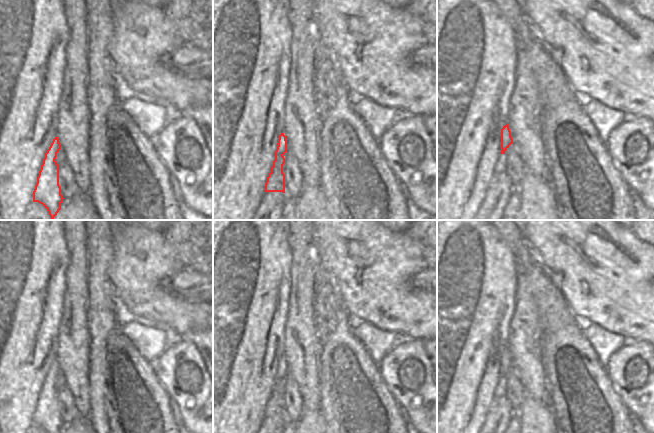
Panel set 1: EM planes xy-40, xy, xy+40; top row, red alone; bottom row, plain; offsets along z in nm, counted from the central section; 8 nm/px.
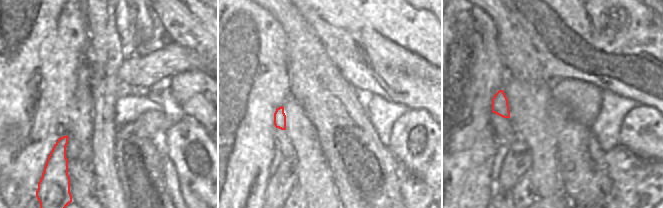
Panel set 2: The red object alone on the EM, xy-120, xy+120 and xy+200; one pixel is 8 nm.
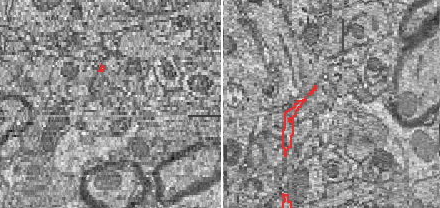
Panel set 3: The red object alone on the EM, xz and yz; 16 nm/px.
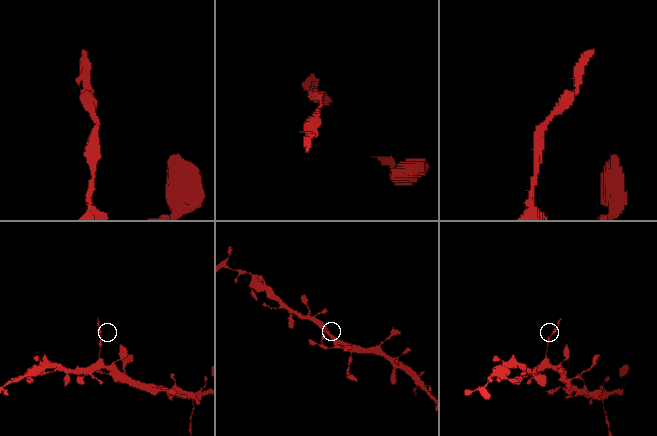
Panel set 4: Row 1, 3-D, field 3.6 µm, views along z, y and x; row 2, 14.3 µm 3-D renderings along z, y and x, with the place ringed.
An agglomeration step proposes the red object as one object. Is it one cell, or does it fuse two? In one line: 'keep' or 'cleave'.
cleave

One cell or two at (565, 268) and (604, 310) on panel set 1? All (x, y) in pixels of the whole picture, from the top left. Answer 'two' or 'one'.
one

